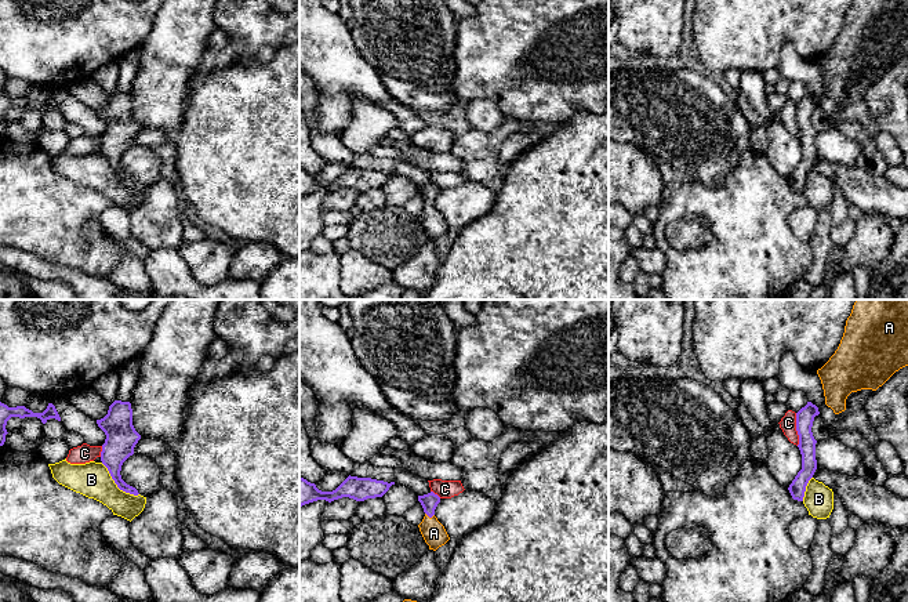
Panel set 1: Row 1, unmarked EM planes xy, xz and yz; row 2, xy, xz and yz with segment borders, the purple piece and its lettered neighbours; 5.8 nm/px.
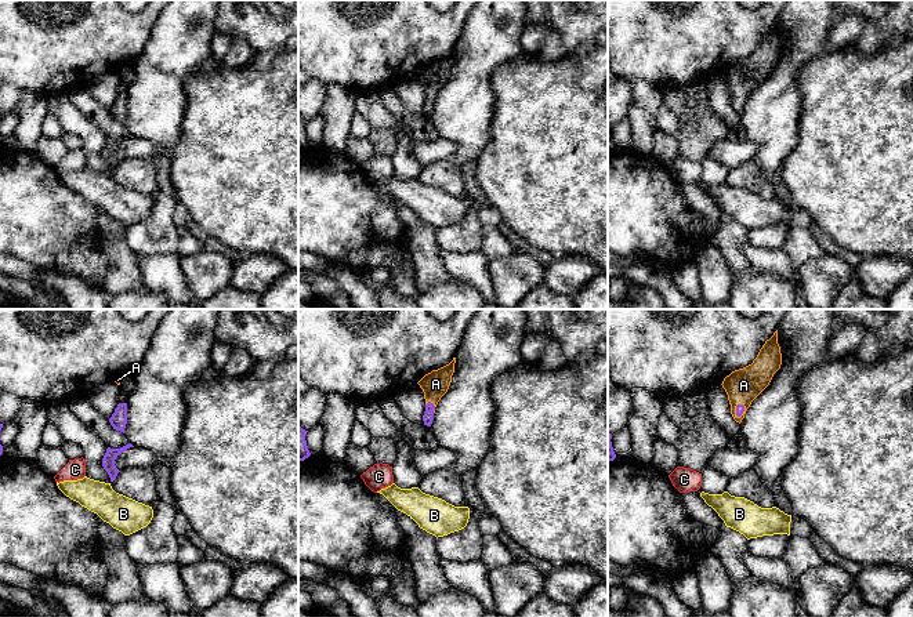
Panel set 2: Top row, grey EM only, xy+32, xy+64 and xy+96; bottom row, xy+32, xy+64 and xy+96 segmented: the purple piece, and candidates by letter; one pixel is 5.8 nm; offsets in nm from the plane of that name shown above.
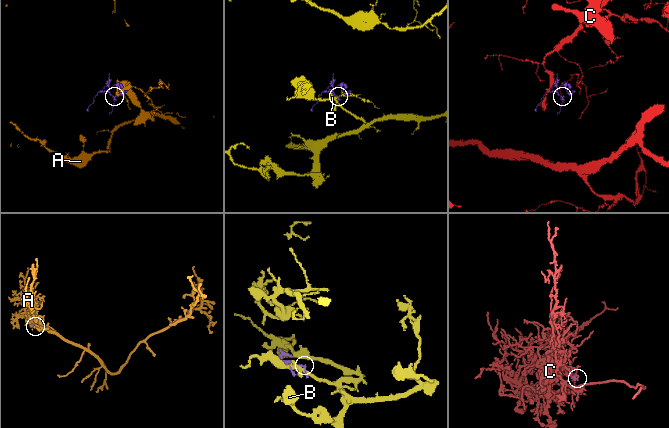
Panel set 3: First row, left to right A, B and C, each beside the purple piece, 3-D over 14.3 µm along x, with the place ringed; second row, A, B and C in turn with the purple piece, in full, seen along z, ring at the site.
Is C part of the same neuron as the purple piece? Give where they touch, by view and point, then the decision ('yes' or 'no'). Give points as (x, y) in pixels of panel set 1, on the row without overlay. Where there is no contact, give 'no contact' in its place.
contact yz (796, 120); no

